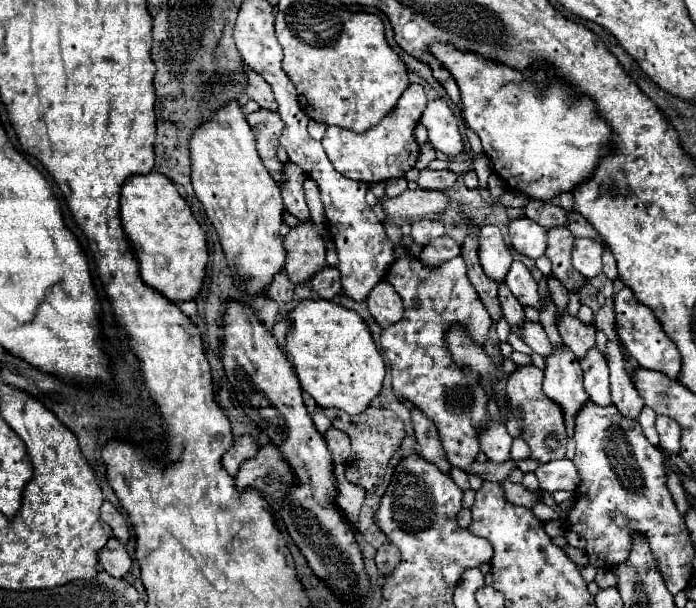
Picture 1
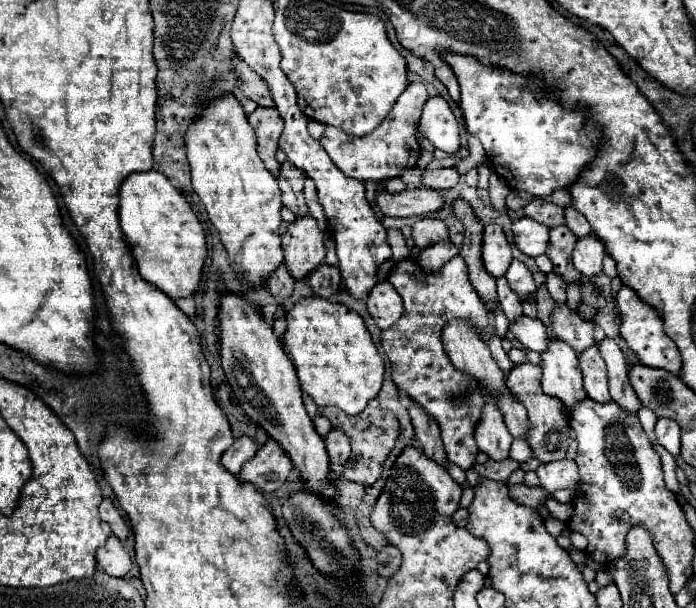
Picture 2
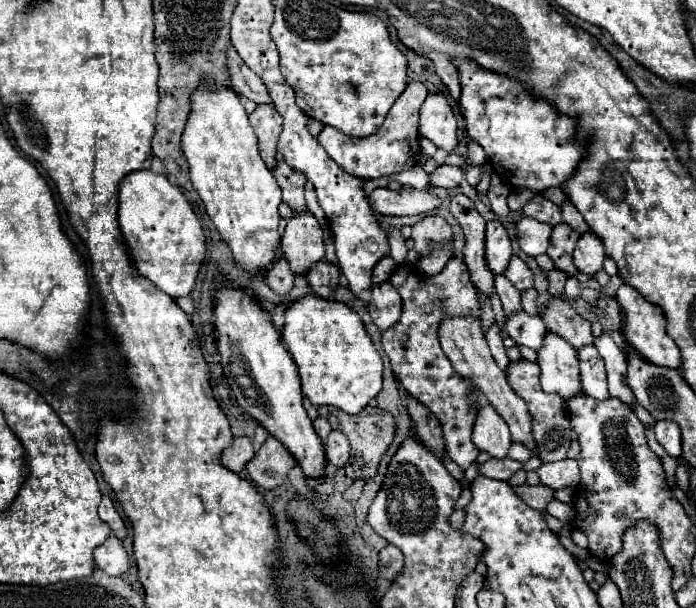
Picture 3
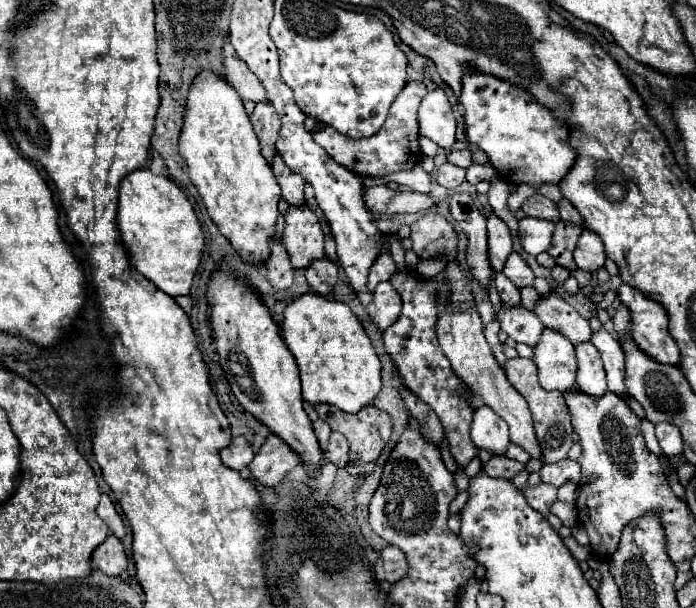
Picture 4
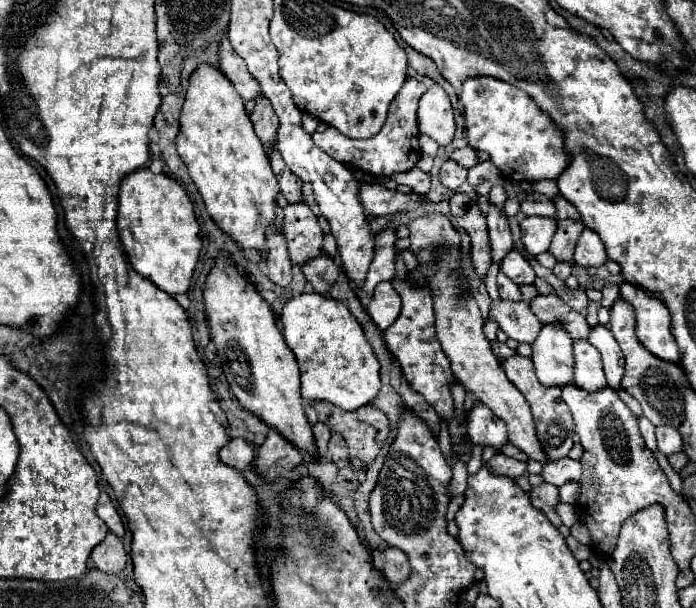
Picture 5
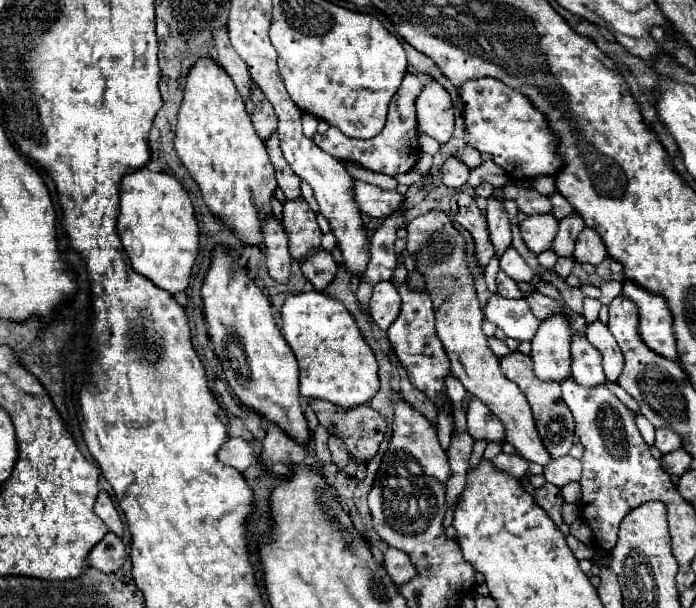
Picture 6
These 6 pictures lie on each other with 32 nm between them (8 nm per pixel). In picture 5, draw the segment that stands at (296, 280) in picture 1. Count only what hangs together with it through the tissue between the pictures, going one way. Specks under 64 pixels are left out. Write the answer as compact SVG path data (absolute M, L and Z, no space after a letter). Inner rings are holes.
M290 204L284 208L284 238L288 254L294 266L302 266L308 260L322 254L322 230L316 214L308 204Z

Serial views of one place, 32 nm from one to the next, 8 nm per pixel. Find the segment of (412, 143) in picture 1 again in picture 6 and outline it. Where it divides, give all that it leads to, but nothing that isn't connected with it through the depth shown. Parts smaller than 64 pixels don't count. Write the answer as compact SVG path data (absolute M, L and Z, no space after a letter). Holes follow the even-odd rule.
M414 74L404 76L400 90L394 94L394 98L390 102L386 126L378 136L374 136L370 140L356 140L356 138L344 136L338 128L330 126L324 134L314 136L314 144L340 162L352 162L352 164L358 164L372 172L380 172L380 174L388 174L388 176L408 172L414 168L416 160L420 158L418 128L416 128L416 96L420 96L422 90L424 90L424 82L418 76L414 76Z

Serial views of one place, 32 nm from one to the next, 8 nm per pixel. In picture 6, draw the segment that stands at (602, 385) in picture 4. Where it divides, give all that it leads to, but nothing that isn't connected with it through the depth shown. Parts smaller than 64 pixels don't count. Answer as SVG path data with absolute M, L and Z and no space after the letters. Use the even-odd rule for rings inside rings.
M580 334L572 336L572 378L586 388L606 382L600 352L596 352L596 348Z

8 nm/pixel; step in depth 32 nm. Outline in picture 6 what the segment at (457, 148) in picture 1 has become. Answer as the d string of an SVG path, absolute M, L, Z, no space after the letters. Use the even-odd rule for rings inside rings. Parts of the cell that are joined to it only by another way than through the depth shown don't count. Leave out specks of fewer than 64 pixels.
M432 80L416 100L418 130L446 144L454 132L454 108L450 94Z

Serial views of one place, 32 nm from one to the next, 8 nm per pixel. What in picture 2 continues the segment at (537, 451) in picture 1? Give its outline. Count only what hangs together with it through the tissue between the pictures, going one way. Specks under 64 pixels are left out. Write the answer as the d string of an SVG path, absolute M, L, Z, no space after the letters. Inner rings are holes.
M530 362L514 366L506 378L506 388L518 402L522 402L526 406L528 424L530 424L530 428L526 432L526 440L532 448L532 456L538 458L540 462L552 462L556 458L564 458L568 440L570 440L568 416L564 412L564 406L560 404L560 400L540 392L540 366L534 366Z

